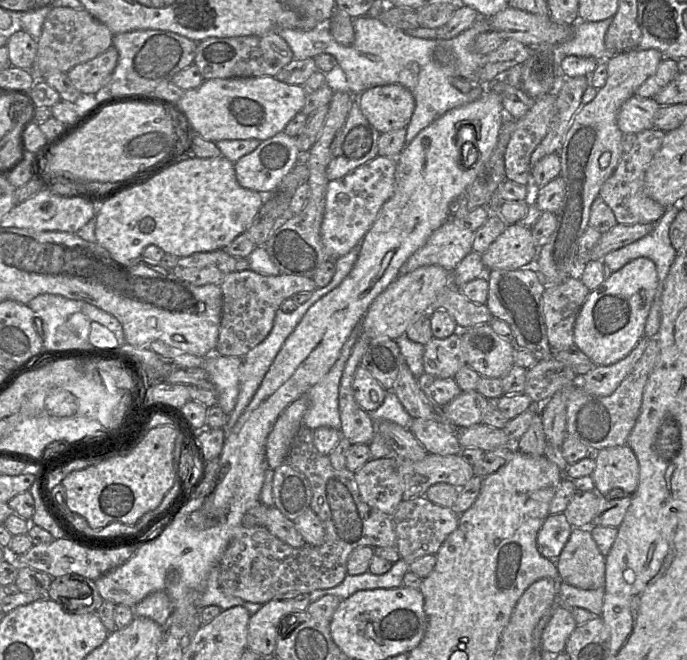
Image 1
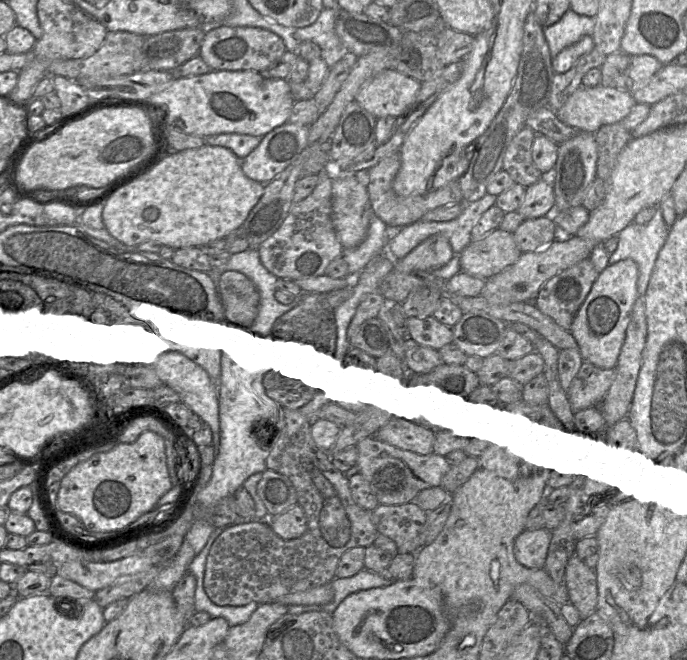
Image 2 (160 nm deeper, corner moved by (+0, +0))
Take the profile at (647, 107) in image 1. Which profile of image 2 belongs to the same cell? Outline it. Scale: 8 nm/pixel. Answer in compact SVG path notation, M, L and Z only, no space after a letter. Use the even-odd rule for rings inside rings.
M601 84L595 87L581 85L567 99L557 112L558 119L578 131L596 132L601 126L619 123L626 117L636 104L630 92L615 87L606 87Z

